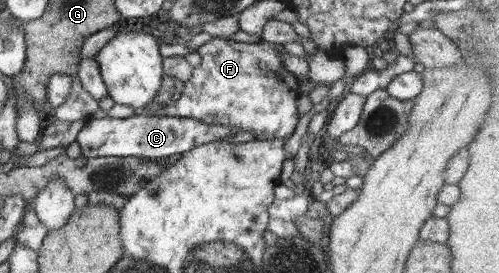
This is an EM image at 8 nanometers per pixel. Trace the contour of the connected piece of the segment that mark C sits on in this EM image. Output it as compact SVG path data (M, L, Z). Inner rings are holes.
M134 114L128 118L101 119L91 118L84 122L84 127L78 133L75 141L79 143L81 155L86 158L121 156L138 157L140 159L164 160L171 155L186 153L194 146L222 140L228 135L238 133L230 126L210 125L196 119L184 117L166 117L166 115L147 116Z

